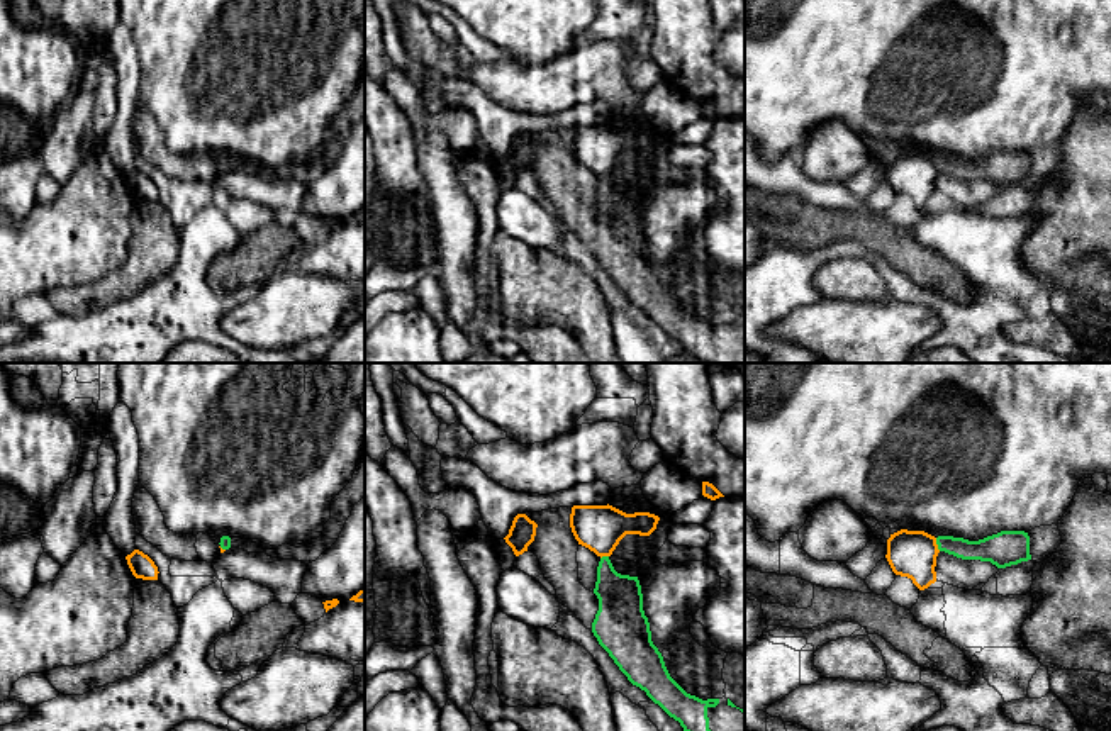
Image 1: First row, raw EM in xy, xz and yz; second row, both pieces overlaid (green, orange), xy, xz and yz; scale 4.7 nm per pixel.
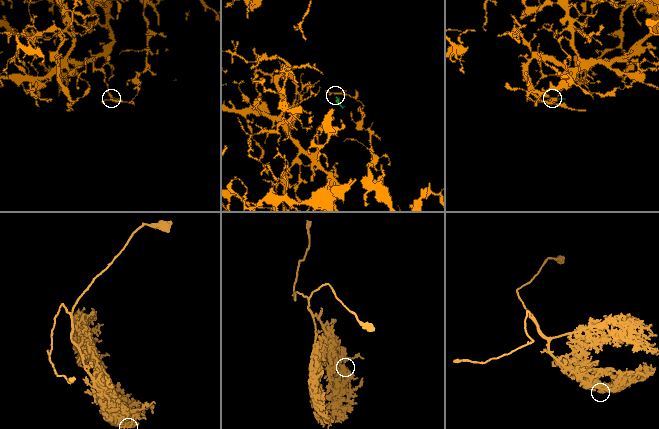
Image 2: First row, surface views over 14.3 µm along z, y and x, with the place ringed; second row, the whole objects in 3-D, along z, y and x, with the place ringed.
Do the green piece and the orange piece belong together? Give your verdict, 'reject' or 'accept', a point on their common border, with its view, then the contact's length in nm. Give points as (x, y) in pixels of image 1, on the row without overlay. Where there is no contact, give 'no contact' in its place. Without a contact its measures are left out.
reject; meets green in yz at (937, 163); contact 70 nm long

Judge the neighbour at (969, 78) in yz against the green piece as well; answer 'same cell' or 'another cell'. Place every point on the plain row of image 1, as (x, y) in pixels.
another cell

